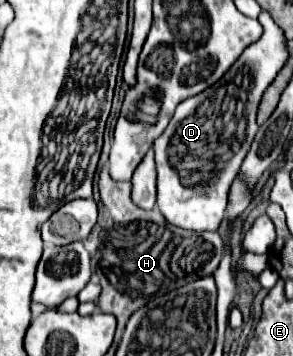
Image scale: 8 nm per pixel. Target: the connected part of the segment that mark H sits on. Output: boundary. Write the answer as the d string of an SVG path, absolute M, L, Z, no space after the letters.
M104 169L100 173L100 195L110 217L100 233L96 273L100 277L102 295L98 307L118 319L118 329L126 327L130 315L178 287L184 287L204 275L216 271L224 243L218 233L196 233L180 227L168 227L160 211L146 211L132 201L132 183L116 183Z

